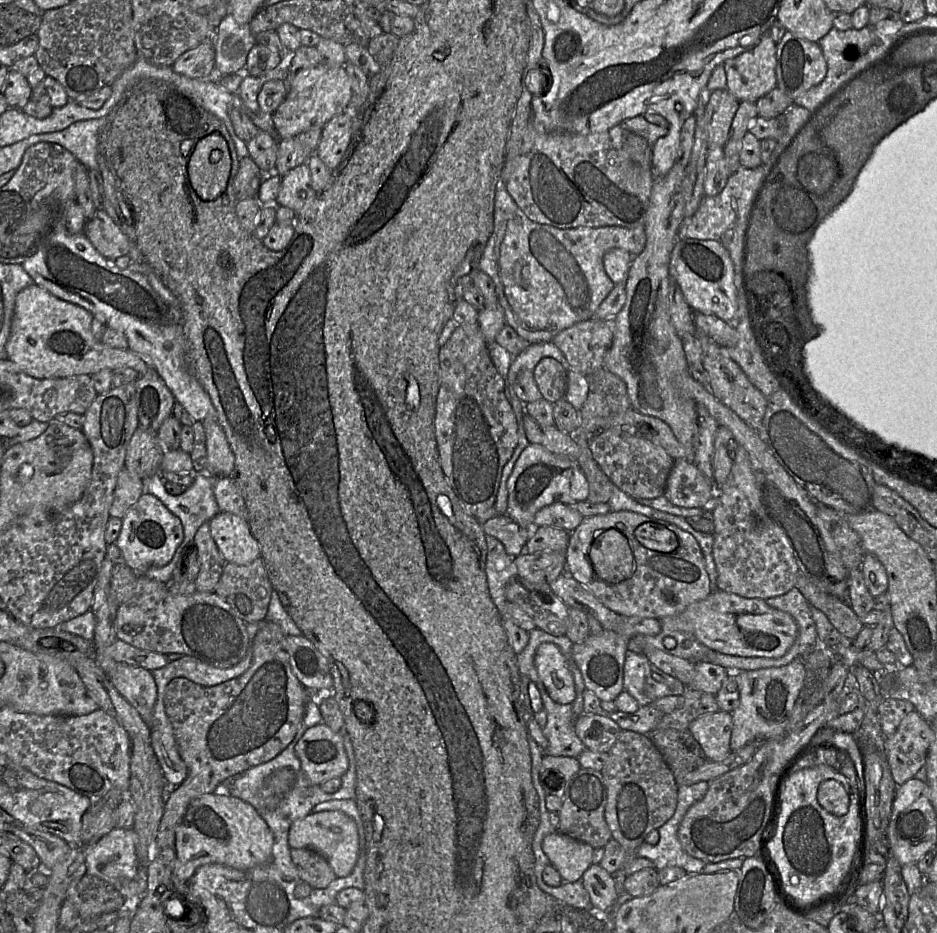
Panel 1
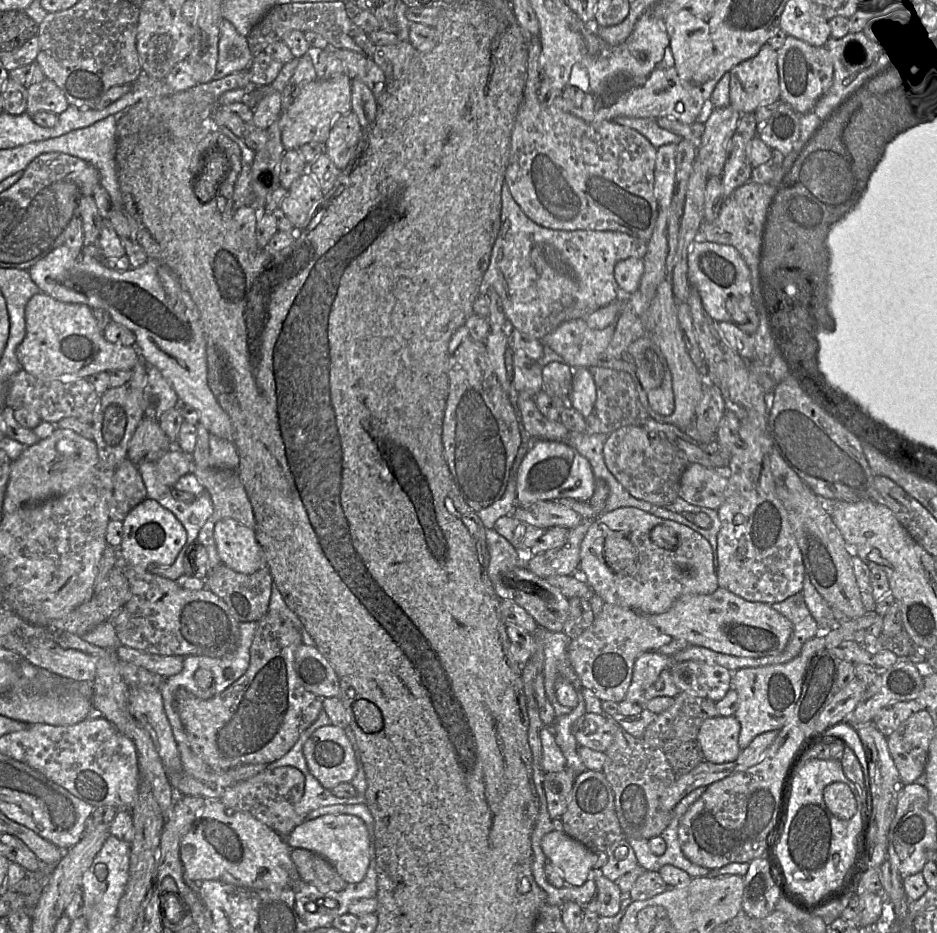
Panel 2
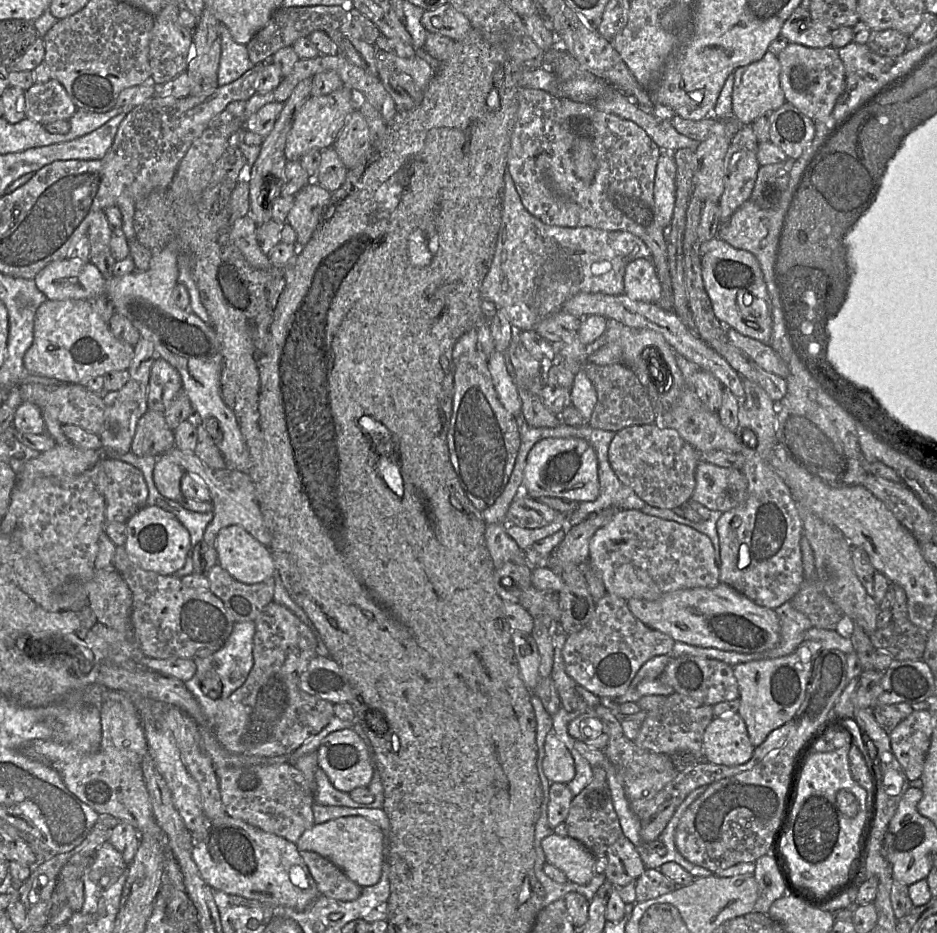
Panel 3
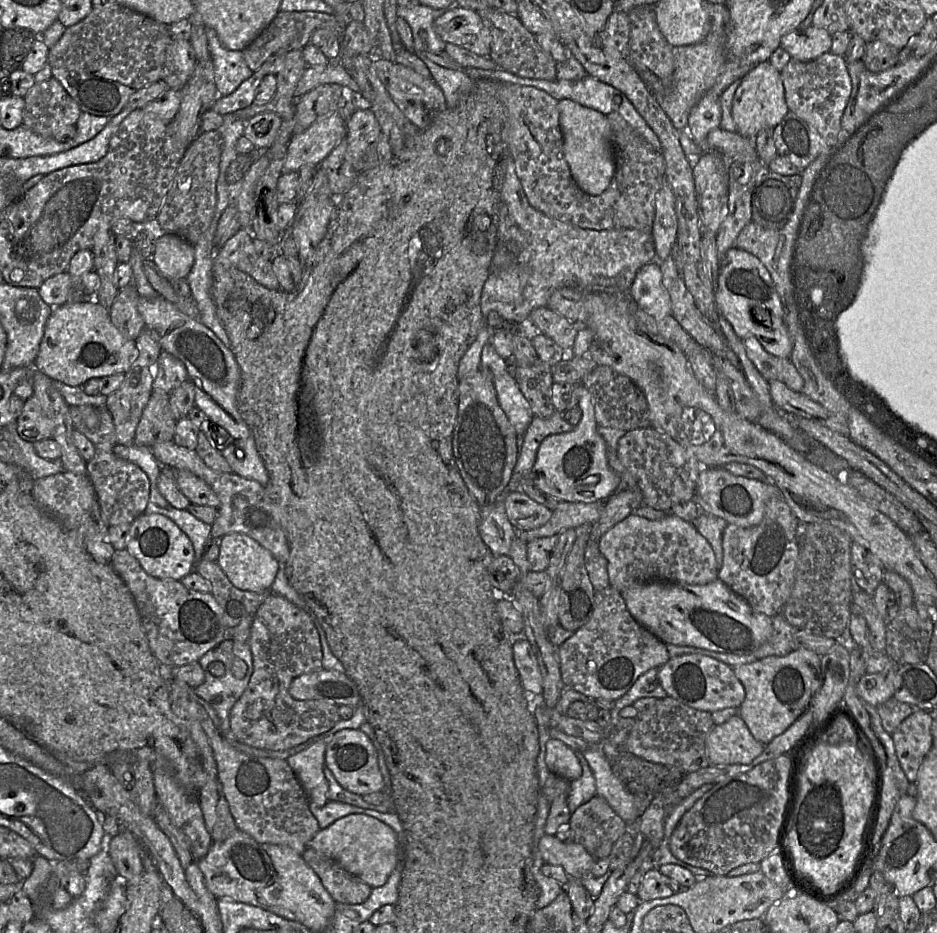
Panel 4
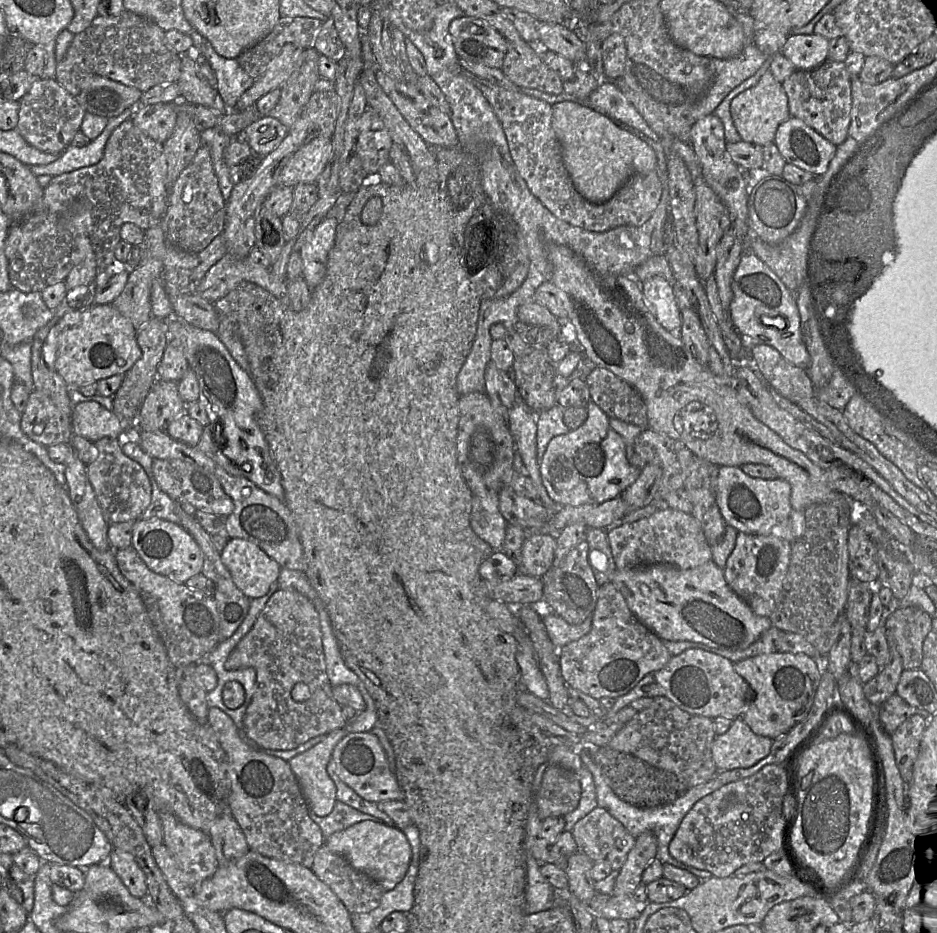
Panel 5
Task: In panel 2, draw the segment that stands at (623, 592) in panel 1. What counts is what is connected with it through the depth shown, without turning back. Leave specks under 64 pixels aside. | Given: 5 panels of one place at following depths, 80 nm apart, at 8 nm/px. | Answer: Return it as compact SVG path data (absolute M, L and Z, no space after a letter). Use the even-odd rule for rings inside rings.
M621 507L603 512L593 519L580 545L577 573L604 603L627 607L641 614L663 613L682 596L711 594L718 588L713 552L706 538L683 524L633 507ZM656 525L666 525L673 529L678 540L673 549L661 548L650 540L650 531Z

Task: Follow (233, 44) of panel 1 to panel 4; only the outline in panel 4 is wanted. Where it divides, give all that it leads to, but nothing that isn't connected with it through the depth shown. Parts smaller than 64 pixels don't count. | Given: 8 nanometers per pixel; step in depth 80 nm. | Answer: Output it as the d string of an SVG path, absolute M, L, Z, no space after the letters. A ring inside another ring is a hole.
M206 27L205 30L218 96L230 95L253 71L247 66L242 51L224 48L214 29Z

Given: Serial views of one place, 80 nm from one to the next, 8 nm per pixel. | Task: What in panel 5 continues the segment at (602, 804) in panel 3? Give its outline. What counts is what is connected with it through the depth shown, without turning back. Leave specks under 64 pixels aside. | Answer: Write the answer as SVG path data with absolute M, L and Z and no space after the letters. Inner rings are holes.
M600 806L581 818L572 829L578 850L593 862L606 859L617 839L625 833L628 832L623 824Z

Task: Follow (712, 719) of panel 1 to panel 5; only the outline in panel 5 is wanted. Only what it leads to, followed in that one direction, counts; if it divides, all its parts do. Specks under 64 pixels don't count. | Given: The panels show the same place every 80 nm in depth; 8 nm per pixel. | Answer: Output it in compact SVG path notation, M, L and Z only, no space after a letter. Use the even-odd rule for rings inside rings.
M741 717L733 719L729 730L716 735L712 758L718 771L749 768L765 758L773 740L756 735Z

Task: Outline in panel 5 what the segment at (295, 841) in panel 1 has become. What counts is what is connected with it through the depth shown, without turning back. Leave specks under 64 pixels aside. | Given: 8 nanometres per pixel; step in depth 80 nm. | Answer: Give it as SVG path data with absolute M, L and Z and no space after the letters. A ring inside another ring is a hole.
M372 820L361 821L333 833L324 845L346 858L355 869L371 877L385 891L395 888L403 880L412 858L411 846L400 829Z

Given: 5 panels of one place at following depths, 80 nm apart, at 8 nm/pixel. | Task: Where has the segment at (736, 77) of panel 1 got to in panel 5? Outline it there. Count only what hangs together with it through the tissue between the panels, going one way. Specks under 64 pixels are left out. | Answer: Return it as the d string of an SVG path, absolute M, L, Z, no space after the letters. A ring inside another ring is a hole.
M768 70L755 86L741 92L732 100L731 116L742 140L759 146L774 142L778 127L791 116L788 96L782 83Z

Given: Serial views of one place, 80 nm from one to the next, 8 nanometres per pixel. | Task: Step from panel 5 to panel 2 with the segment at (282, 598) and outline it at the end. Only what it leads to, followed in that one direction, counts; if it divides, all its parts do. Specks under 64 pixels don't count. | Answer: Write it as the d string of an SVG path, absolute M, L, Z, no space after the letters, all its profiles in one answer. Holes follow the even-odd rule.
M269 612L258 621L250 648L247 671L224 691L209 699L201 699L179 688L175 707L193 753L214 770L226 770L244 764L269 764L284 756L323 710L323 699L308 691L295 671L295 652L303 644L300 632L287 619Z

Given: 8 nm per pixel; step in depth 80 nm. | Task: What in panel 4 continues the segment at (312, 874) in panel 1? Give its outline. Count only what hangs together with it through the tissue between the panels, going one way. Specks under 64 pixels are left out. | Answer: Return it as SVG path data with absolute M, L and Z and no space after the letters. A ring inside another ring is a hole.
M307 848L301 856L336 903L361 904L369 898L373 888L350 874L335 860L312 848Z

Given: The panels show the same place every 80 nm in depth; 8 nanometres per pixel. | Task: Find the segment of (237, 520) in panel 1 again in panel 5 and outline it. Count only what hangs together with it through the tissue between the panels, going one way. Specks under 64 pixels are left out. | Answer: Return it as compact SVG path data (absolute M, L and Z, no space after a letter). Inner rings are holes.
M229 539L220 557L234 584L251 600L266 595L280 575L281 566L248 540Z

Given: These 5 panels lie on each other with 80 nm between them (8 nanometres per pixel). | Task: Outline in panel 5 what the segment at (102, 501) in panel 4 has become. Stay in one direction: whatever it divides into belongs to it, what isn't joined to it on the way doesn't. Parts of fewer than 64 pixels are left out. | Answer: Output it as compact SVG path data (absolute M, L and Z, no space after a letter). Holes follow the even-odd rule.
M104 437L94 442L95 460L87 465L90 483L102 514L109 525L140 520L151 502L151 483L140 464L121 451L117 438Z

